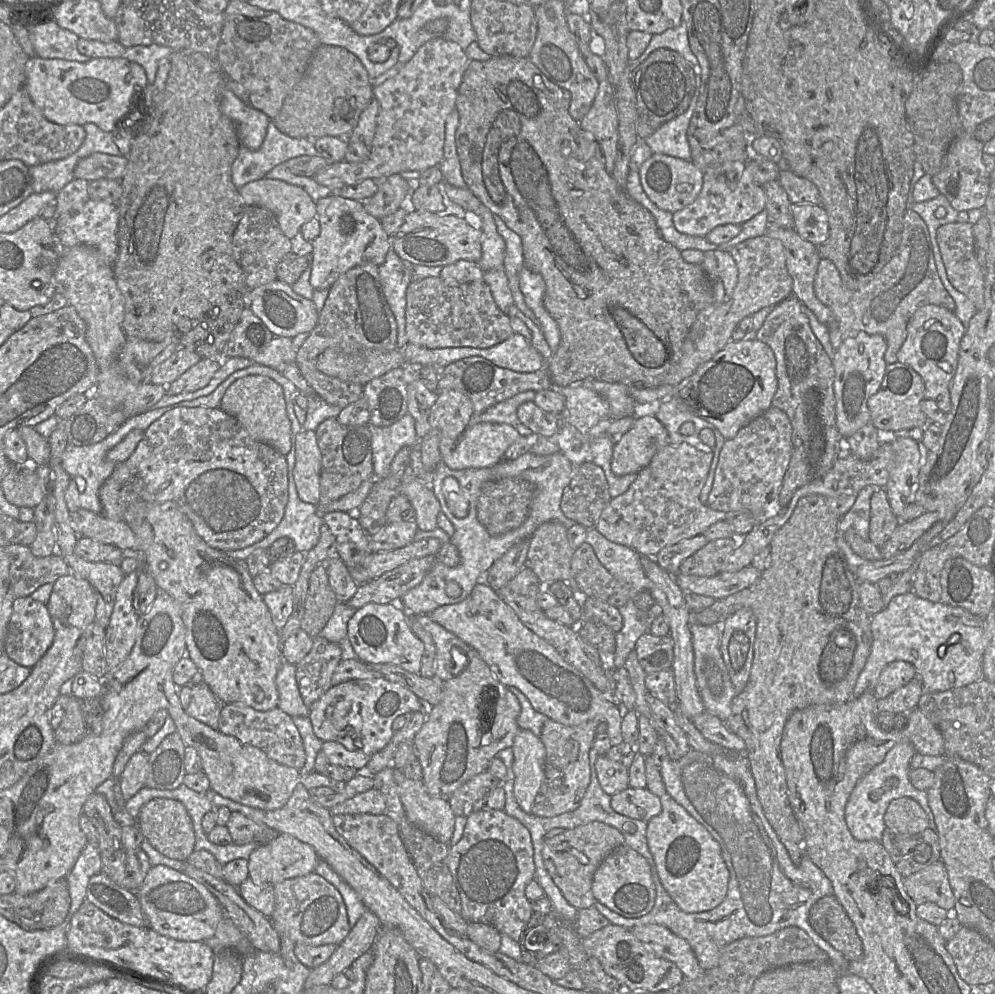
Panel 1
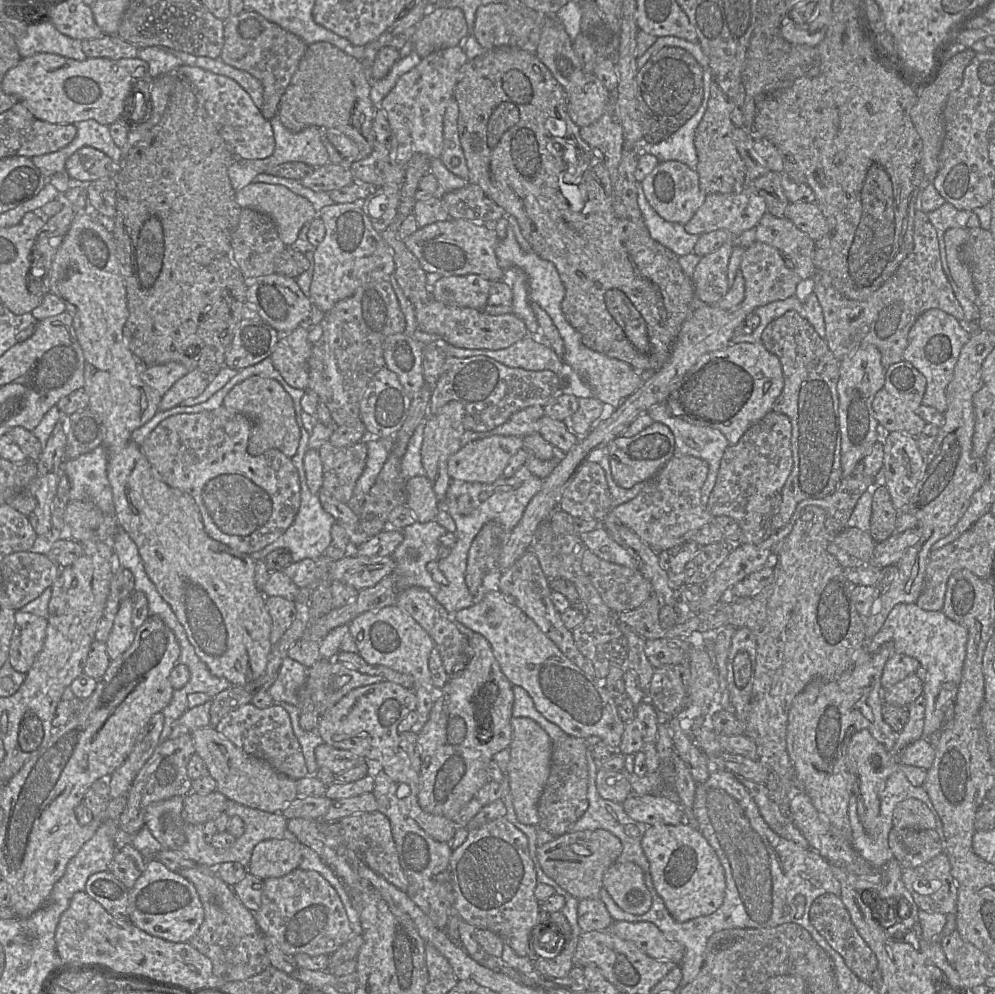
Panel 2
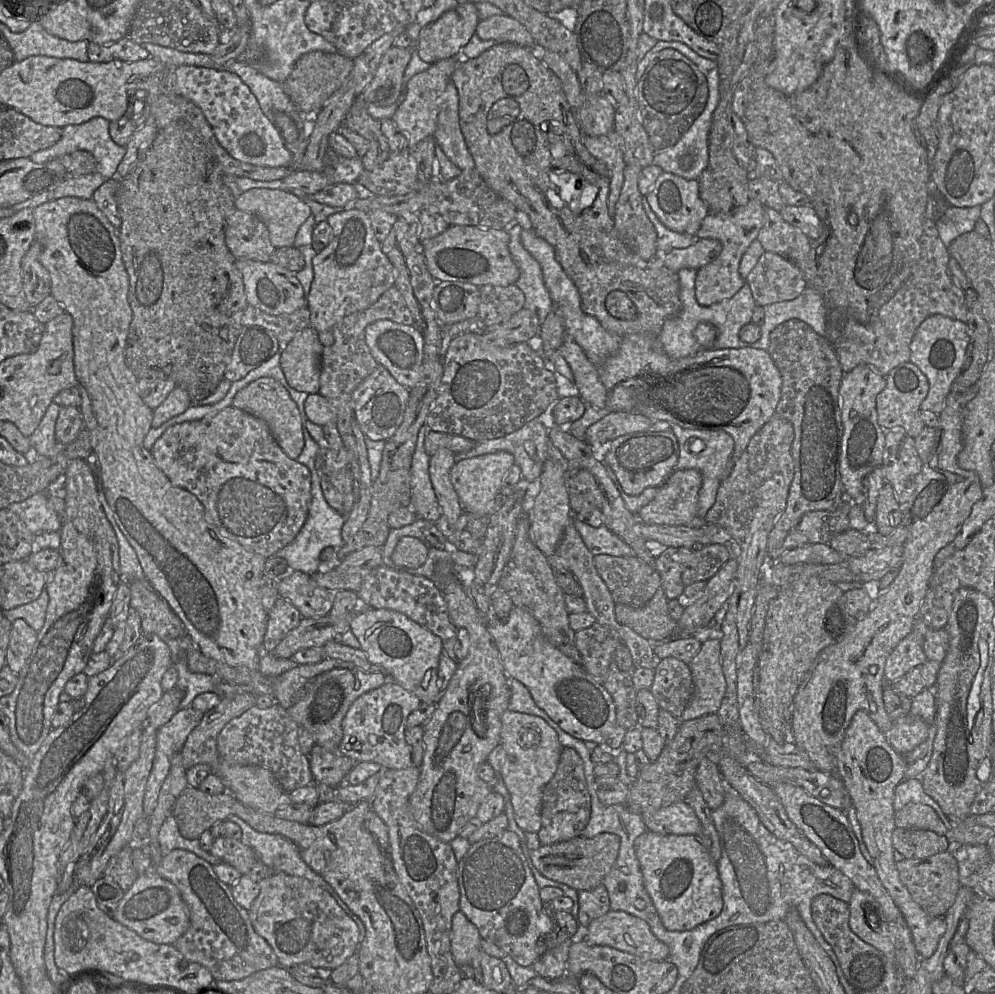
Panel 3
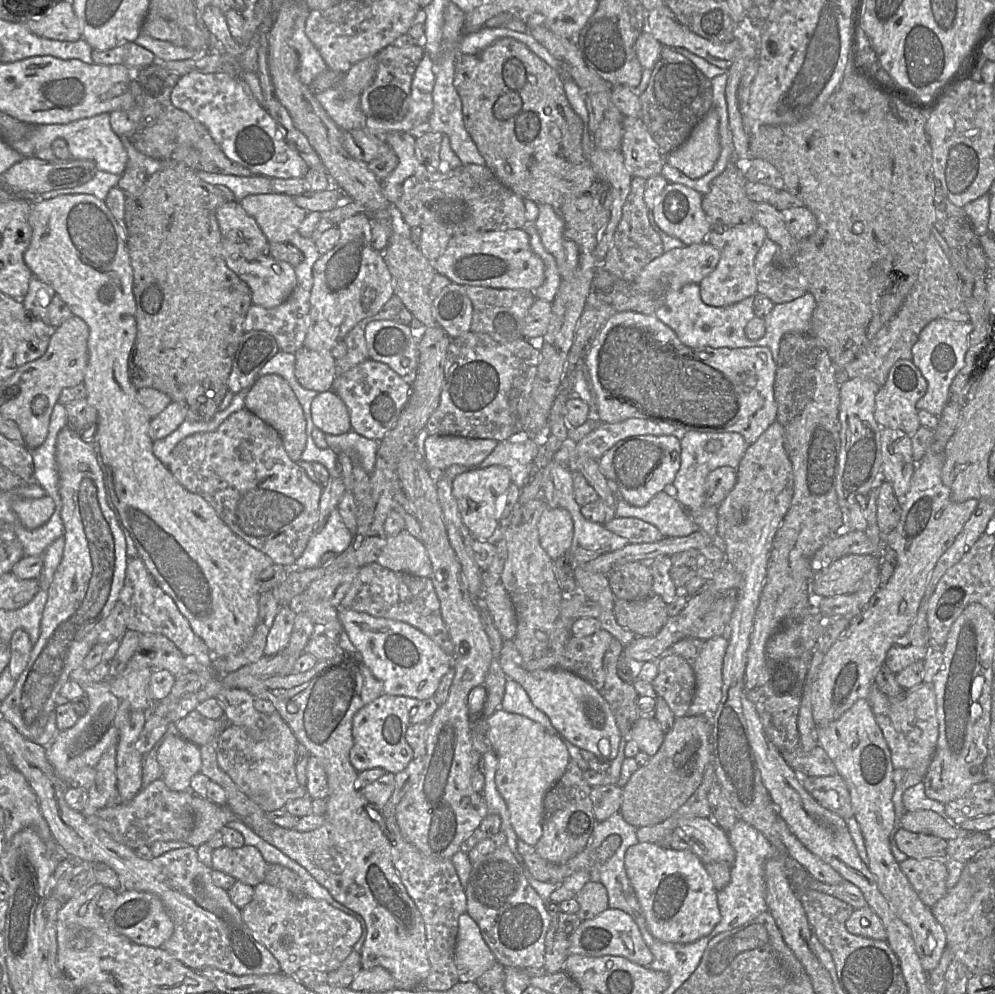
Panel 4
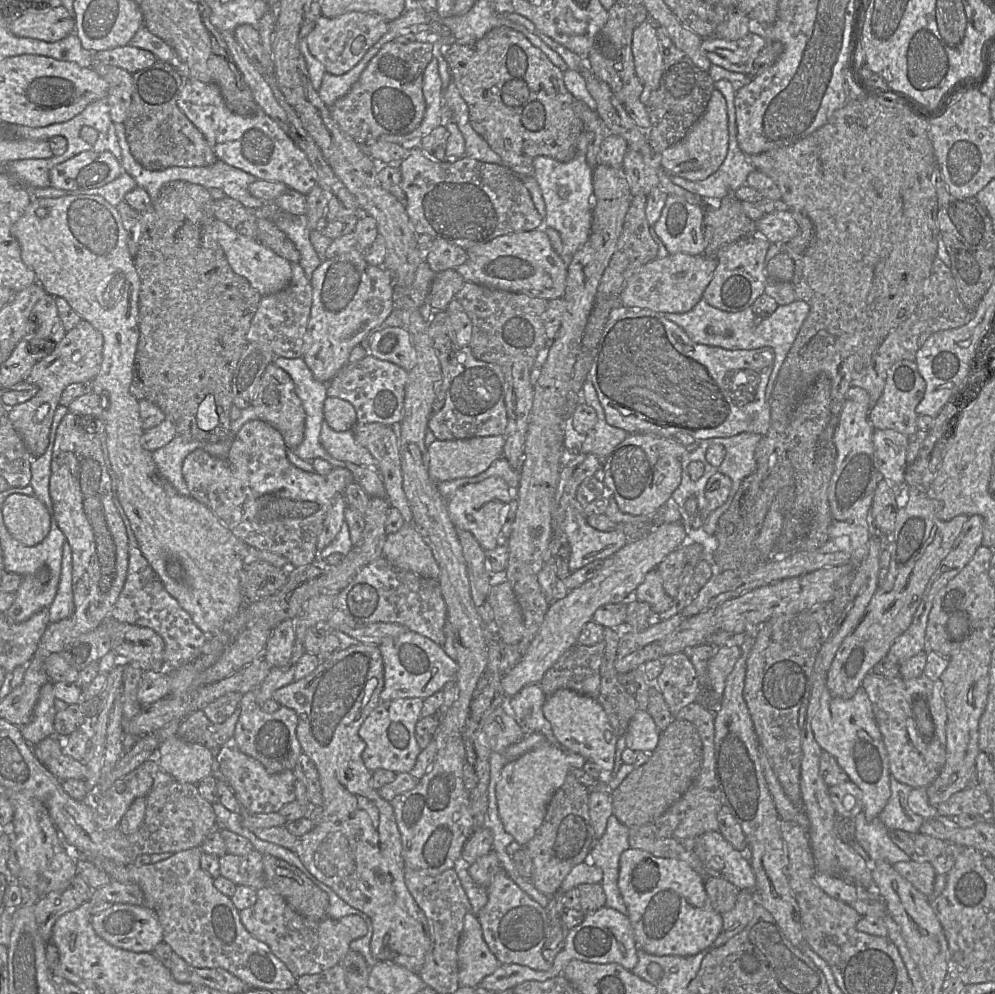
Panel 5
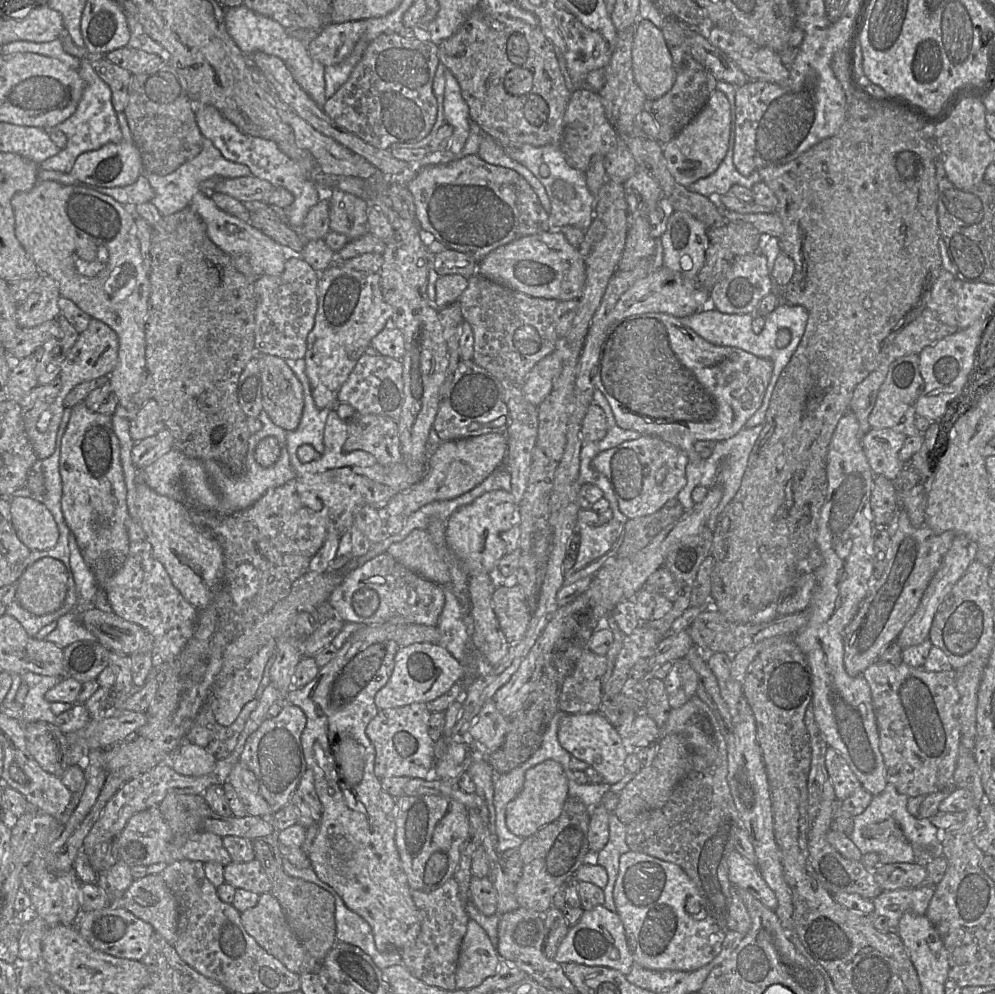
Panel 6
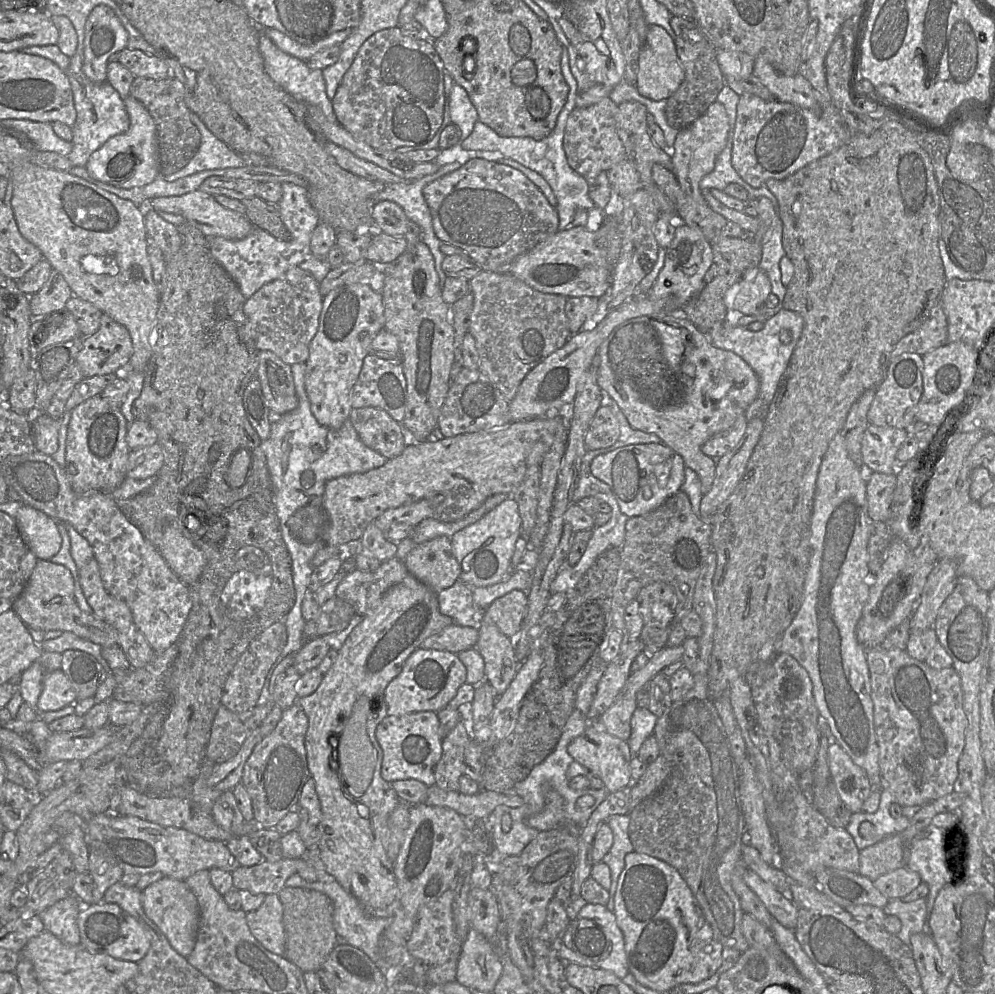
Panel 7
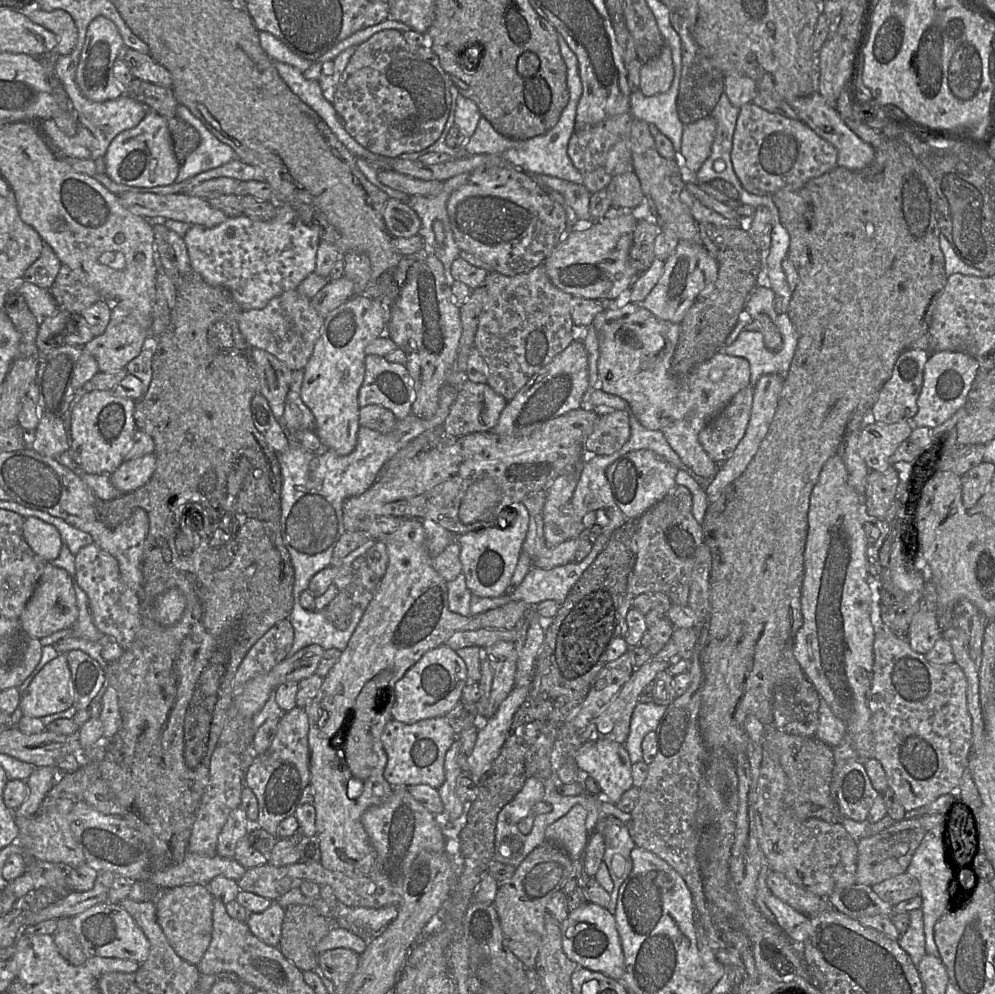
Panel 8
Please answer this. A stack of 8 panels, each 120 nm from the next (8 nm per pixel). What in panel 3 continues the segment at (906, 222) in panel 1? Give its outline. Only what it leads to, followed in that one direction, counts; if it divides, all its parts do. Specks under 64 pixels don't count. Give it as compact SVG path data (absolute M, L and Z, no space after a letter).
M925 218L923 221L923 232L920 237L920 255L902 287L879 309L876 318L872 322L862 324L853 319L848 319L842 325L840 337L836 342L831 342L844 373L851 371L858 365L868 365L886 377L896 366L909 362L912 338L920 324L931 315L940 314L967 323L968 309L965 301L965 291L954 281L948 266L949 259L948 248L939 236L935 221Z

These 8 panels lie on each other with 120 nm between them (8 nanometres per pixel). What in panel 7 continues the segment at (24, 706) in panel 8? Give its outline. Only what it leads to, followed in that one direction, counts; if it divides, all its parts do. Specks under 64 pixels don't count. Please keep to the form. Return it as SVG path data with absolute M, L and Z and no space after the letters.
M62 669L52 671L45 676L37 703L40 713L60 710L73 705L76 701L76 692Z

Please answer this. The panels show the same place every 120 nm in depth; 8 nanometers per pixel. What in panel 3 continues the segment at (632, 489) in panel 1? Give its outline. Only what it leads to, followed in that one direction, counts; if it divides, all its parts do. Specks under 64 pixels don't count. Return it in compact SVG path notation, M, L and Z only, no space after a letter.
M675 469L658 487L655 497L636 514L639 521L649 525L688 526L698 515L698 497L702 475L696 469Z

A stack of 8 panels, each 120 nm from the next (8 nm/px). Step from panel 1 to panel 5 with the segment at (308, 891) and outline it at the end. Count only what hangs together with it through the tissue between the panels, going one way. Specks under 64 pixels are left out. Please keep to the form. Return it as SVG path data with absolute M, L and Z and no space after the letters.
M267 886L257 890L256 902L239 911L239 916L245 929L268 945L271 952L285 964L295 978L304 974L322 974L338 964L350 950L350 942L367 932L364 920L356 915L339 919L326 916L320 920L305 917Z

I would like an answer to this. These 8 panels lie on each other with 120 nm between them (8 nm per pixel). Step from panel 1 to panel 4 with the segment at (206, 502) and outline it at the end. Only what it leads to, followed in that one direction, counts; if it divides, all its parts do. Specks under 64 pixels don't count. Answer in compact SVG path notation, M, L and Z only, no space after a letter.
M246 408L231 414L215 431L195 433L182 439L175 446L170 455L168 469L184 488L203 497L213 507L219 518L231 529L234 534L255 549L268 555L276 564L283 565L286 568L293 568L296 560L303 554L310 537L314 531L316 531L323 485L312 481L298 462L293 461L289 457L279 433L272 426L264 422Z

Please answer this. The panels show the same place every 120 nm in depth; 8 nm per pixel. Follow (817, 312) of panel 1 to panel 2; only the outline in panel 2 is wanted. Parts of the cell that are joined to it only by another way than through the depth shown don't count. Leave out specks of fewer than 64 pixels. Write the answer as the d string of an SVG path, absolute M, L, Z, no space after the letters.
M766 212L756 225L756 241L766 243L776 248L785 259L787 265L798 275L801 280L810 279L816 273L813 264L813 250L815 241L806 233L799 230L791 220L777 218Z

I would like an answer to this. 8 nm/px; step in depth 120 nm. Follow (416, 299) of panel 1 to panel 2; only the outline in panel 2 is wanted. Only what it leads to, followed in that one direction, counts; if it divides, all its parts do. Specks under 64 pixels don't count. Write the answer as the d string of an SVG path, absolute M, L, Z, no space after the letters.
M433 297L415 308L415 319L420 331L437 335L446 343L459 348L500 350L528 335L525 323L514 313L492 315L481 309L446 305Z

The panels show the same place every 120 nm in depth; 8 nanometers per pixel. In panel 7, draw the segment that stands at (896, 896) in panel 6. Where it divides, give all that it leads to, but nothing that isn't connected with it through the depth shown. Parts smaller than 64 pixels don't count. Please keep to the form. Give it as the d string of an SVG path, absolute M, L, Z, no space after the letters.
M925 898L912 902L891 899L882 910L886 915L894 915L901 921L901 930L897 936L904 944L909 945L910 937L923 931L927 912Z

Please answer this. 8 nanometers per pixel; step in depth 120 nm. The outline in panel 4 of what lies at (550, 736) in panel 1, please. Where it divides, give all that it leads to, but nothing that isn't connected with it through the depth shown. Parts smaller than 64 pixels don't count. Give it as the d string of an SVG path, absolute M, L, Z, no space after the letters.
M570 759L562 777L544 797L542 836L534 845L535 852L542 858L562 864L586 848L596 822L591 789L583 777L583 771Z

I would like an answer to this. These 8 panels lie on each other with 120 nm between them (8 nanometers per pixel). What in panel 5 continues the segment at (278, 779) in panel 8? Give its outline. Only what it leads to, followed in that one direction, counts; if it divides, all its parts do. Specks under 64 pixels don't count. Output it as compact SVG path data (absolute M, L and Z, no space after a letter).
M255 690L243 694L239 704L240 716L235 726L234 738L239 749L258 760L268 773L294 770L302 756L302 748L296 735L297 713L281 706L273 713L264 712L255 699Z

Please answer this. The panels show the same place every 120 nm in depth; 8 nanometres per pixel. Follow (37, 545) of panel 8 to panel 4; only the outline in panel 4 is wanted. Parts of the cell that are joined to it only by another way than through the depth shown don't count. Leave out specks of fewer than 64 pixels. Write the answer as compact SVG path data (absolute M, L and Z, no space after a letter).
M51 497L32 499L17 498L13 500L11 508L20 523L29 530L44 525L54 512L54 502Z

